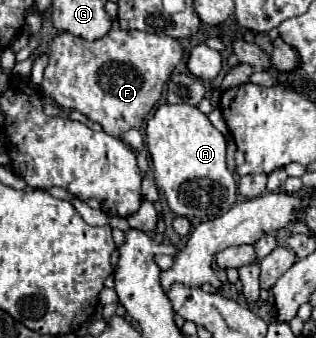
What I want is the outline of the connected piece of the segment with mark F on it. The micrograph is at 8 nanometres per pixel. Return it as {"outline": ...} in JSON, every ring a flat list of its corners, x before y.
{"outline":[[112,27,110,33,98,41,84,41,82,37,60,33,50,45,50,63,44,69,42,91,52,97,64,109,78,109,88,115,92,121,102,123,104,131,120,137,128,129,140,129,144,117,154,109,156,101,162,95,162,87,168,81,172,69,180,63,184,49,180,41,172,37,160,37,146,31,124,31,120,27]]}

